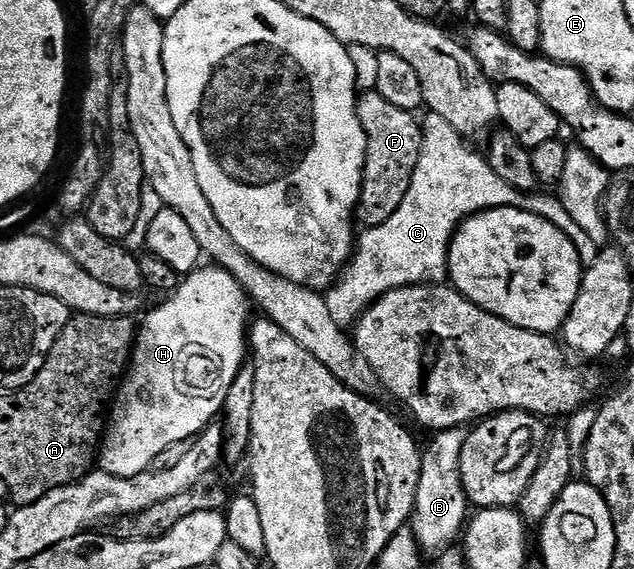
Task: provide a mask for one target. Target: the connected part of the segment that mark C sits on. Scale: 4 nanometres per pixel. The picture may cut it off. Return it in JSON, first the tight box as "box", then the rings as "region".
{"box":[324,113,524,328],"region":[[[427,113],[424,118],[424,125],[422,126],[422,155],[416,164],[416,172],[412,176],[412,184],[408,188],[408,196],[404,196],[404,204],[400,204],[400,208],[396,208],[396,212],[392,212],[392,216],[388,216],[388,220],[384,220],[384,224],[379,226],[369,227],[365,231],[366,235],[359,237],[356,242],[356,249],[344,271],[339,277],[338,281],[325,291],[324,297],[328,304],[328,310],[332,312],[332,320],[336,320],[338,326],[343,328],[350,328],[357,323],[358,319],[362,317],[365,310],[370,309],[378,299],[383,298],[388,292],[399,290],[402,286],[417,286],[419,284],[438,284],[447,277],[448,263],[450,261],[450,244],[454,240],[454,235],[458,233],[458,227],[466,221],[467,218],[473,218],[475,214],[482,213],[483,210],[496,210],[499,206],[517,206],[523,205],[522,198],[524,198],[523,191],[517,190],[508,184],[508,180],[500,180],[500,176],[496,176],[494,169],[490,167],[489,161],[485,157],[482,158],[476,151],[470,150],[470,146],[465,137],[456,132],[456,128],[452,128],[452,124],[448,124],[448,120],[444,120],[444,116],[439,114]]]}

